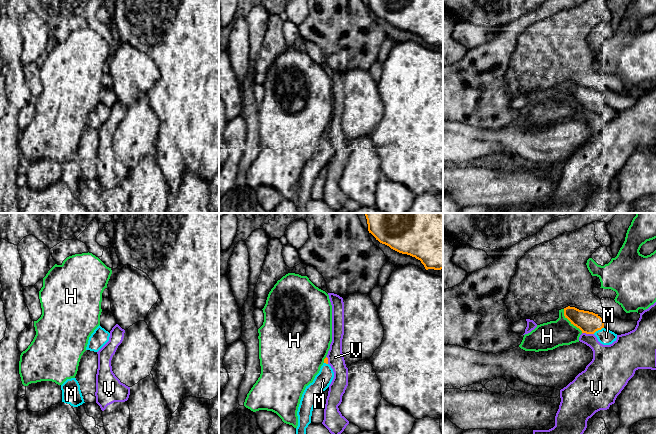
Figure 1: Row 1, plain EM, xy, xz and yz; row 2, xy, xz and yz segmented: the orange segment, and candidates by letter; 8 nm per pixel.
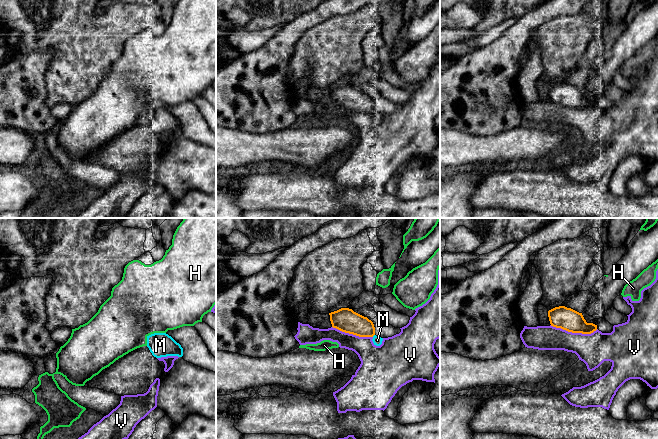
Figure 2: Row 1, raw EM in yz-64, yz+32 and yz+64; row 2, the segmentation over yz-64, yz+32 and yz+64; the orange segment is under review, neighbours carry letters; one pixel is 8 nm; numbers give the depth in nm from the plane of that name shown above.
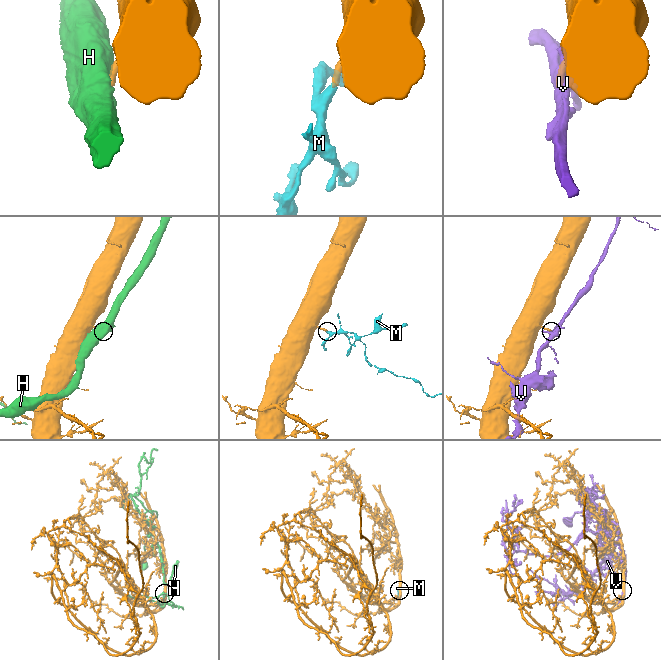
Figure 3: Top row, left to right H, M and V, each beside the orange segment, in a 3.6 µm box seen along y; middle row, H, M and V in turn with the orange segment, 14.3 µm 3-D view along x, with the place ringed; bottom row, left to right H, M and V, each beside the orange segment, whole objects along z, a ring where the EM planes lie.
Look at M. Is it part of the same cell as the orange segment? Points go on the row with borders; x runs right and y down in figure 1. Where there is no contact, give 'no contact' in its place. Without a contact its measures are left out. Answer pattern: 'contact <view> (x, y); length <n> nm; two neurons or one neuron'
contact yz (598, 329); length 100 nm; one neuron

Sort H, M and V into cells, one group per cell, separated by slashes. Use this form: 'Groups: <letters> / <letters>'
Groups: H / M / V

